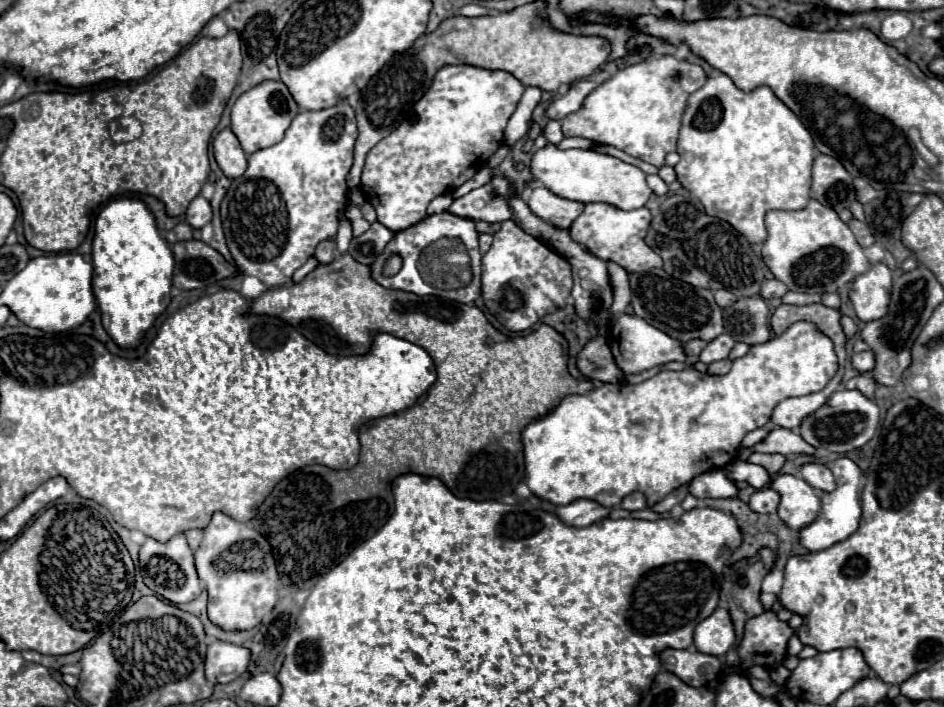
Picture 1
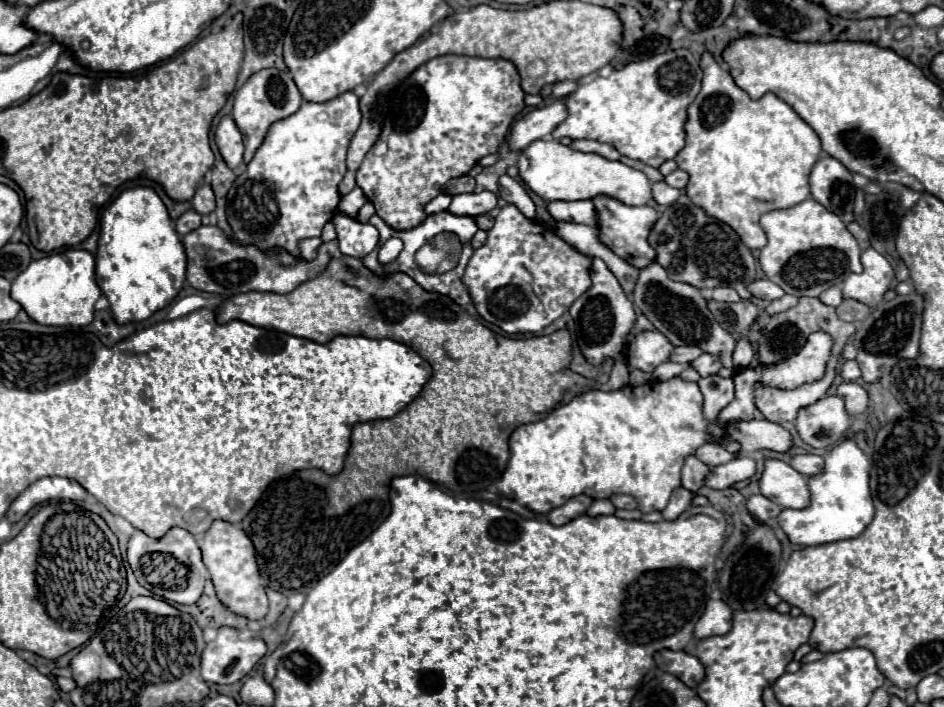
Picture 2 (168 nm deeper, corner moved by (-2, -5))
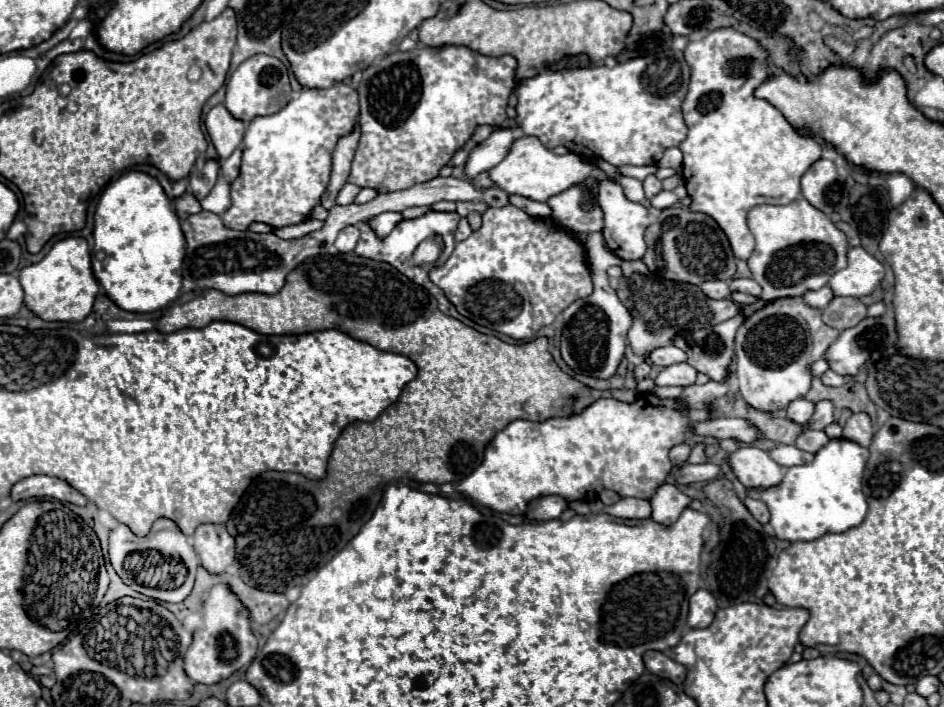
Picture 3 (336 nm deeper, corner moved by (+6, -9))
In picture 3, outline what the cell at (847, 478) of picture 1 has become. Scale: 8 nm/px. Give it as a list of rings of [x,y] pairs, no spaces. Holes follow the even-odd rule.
[[[831,439],[815,453],[815,459],[805,465],[789,467],[777,487],[747,489],[749,497],[765,501],[777,539],[813,541],[825,533],[843,533],[859,525],[867,515],[867,501],[861,491],[861,479],[869,451],[847,439]]]

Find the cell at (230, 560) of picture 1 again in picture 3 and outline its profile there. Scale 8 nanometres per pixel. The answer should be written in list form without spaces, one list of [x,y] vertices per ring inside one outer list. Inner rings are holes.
[[[199,525],[193,541],[201,565],[211,573],[225,573],[235,559],[235,543],[225,525]]]

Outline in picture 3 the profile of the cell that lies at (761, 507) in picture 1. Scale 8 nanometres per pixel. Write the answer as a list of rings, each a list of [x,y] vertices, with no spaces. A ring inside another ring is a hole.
[[[745,497],[743,503],[745,503],[745,507],[749,509],[749,513],[751,513],[761,525],[769,523],[769,511],[767,511],[765,503],[761,503],[761,501],[757,501],[757,499],[751,499],[751,497]]]

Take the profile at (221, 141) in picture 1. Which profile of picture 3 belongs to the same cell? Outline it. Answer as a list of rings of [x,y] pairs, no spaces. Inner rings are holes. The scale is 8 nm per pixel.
[[[221,103],[211,107],[207,113],[205,127],[221,159],[227,159],[239,147],[245,133],[245,123],[241,123],[241,119],[233,119],[233,115],[229,115],[227,107]]]

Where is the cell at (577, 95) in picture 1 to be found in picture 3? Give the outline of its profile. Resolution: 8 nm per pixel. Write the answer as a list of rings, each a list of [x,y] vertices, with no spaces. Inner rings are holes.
[[[503,127],[495,133],[491,133],[485,141],[481,141],[469,153],[469,157],[465,161],[465,175],[475,177],[481,171],[489,171],[491,167],[495,167],[501,159],[505,159],[511,143],[513,143],[513,131],[511,129]]]

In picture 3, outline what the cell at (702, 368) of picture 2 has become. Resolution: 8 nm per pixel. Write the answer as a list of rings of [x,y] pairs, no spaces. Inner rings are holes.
[[[675,363],[675,365],[663,367],[661,373],[657,375],[655,383],[657,385],[681,385],[681,387],[687,387],[687,385],[695,383],[695,377],[697,377],[697,371],[689,363]]]

